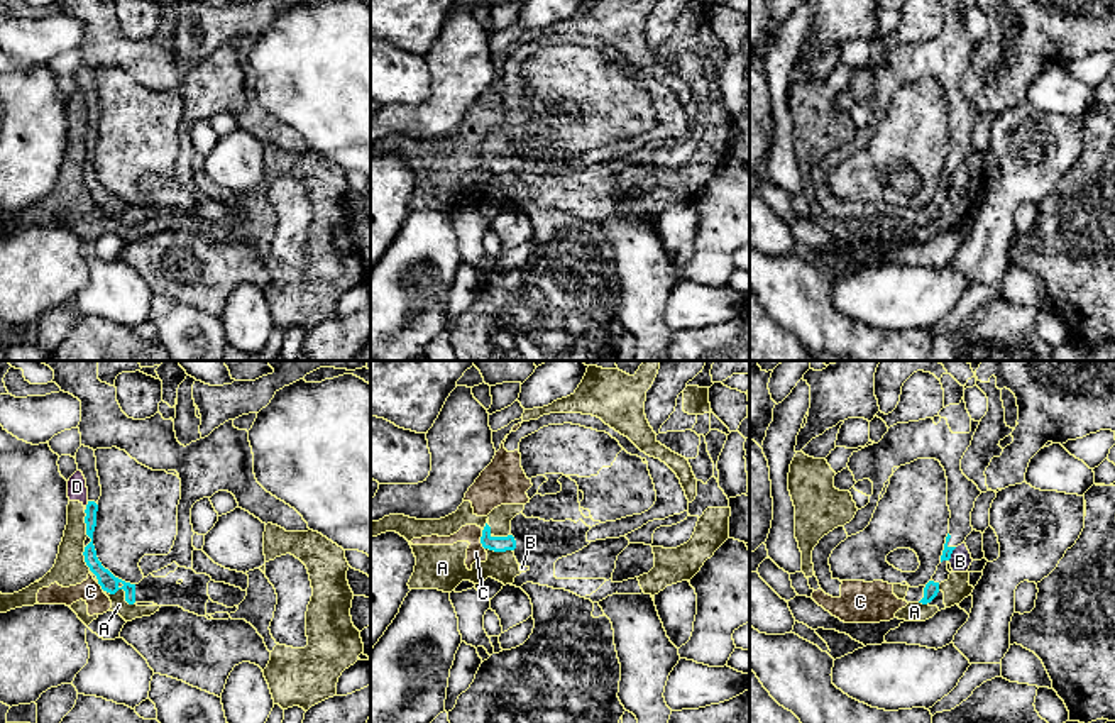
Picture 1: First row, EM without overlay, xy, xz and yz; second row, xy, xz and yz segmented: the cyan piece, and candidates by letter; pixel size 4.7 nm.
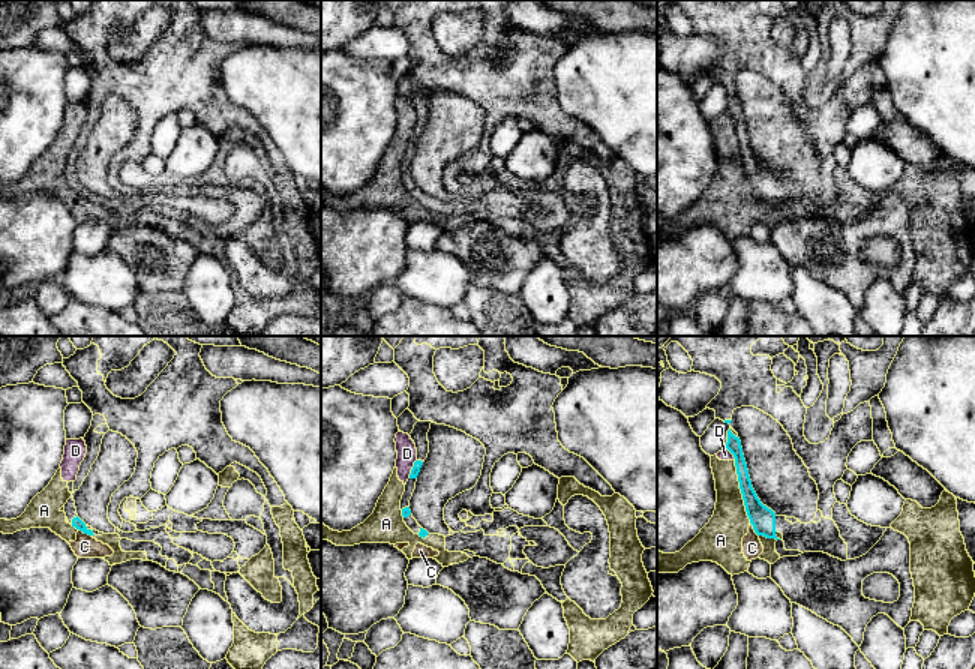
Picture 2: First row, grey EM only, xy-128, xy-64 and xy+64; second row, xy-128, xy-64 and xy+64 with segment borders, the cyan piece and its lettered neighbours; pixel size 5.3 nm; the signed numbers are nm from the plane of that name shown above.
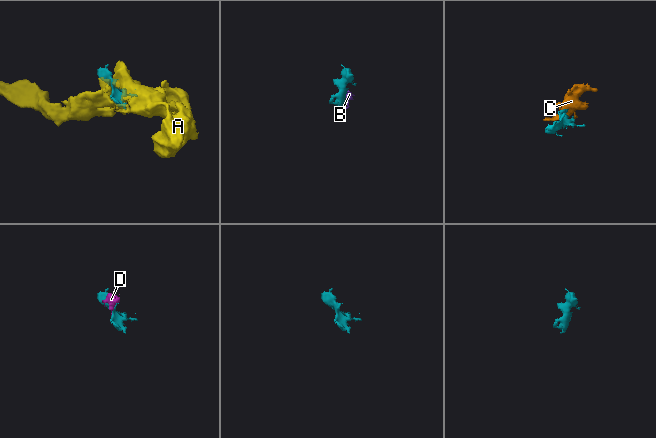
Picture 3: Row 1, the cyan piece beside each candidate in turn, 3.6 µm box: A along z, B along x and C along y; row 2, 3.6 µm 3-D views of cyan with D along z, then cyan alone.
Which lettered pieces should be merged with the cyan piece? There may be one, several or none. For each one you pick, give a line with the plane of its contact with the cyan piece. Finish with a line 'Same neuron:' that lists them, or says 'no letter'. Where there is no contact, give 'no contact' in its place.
Same neuron: no letter

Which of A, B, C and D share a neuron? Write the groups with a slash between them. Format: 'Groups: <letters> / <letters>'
Groups: A B C D

